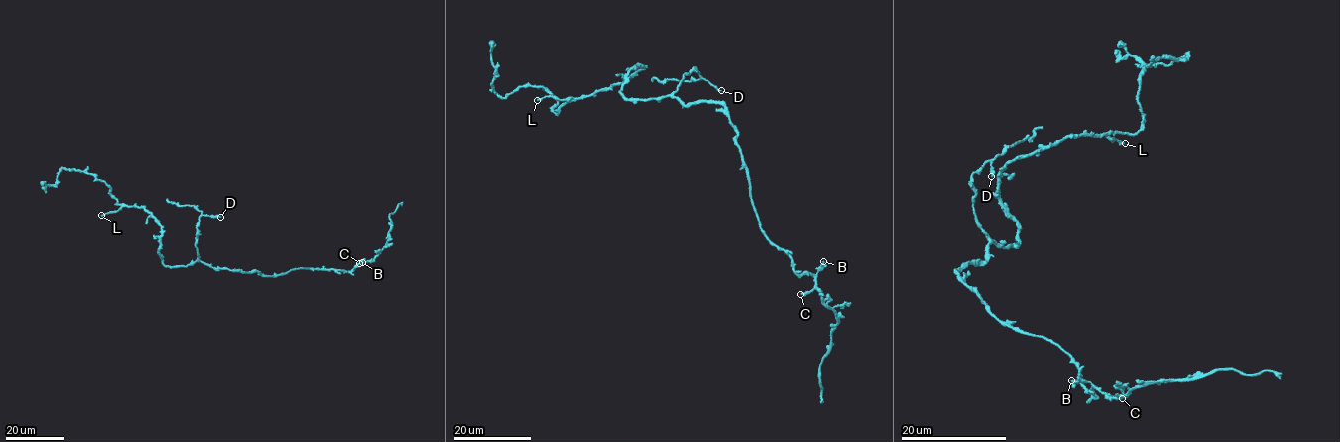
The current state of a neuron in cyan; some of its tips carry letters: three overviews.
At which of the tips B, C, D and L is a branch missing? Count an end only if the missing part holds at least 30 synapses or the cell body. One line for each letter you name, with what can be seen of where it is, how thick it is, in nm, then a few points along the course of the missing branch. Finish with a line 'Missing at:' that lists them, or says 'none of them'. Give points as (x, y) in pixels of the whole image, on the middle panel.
L: (537, 100) | 240 nm | (537, 100), (515, 100), (500, 76), (483, 78)
Missing at: L

